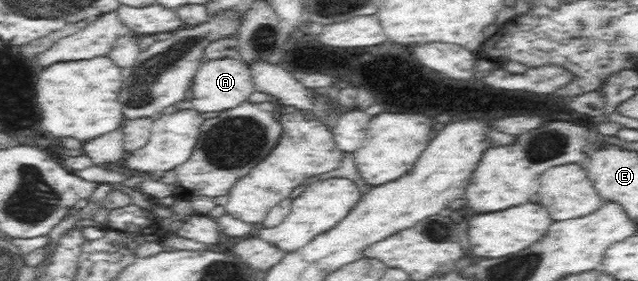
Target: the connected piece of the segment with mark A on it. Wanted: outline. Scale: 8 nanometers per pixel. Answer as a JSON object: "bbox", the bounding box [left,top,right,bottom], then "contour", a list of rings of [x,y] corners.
{"bbox":[191,58,255,112],"contour":[[[223,58],[223,60],[204,61],[191,85],[191,106],[199,112],[222,112],[237,108],[247,102],[249,96],[255,92],[254,77],[251,70],[240,59]]]}

